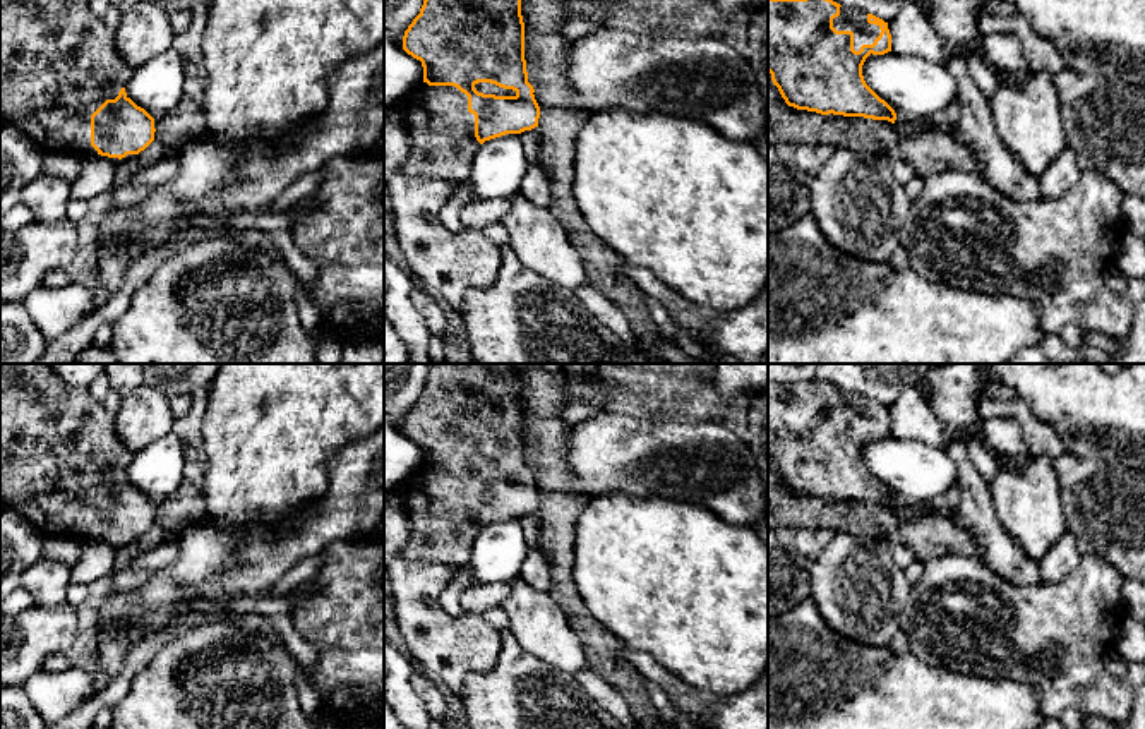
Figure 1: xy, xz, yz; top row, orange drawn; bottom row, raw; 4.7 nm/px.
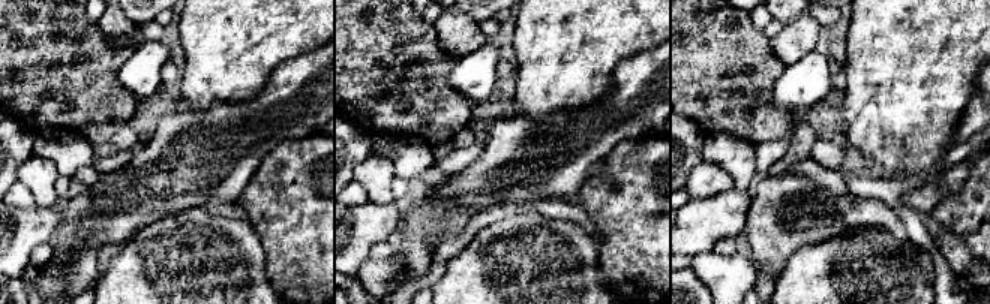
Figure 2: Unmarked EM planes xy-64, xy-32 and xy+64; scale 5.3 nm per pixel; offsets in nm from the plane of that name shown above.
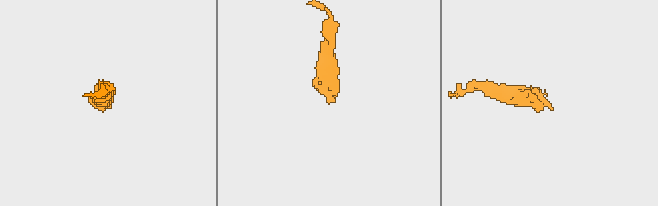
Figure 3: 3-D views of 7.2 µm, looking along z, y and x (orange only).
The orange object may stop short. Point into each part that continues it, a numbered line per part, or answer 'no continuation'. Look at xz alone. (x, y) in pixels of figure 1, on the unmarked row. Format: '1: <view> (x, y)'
1: xz (485, 472)
2: xz (443, 522)

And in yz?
1: yz (851, 403)

